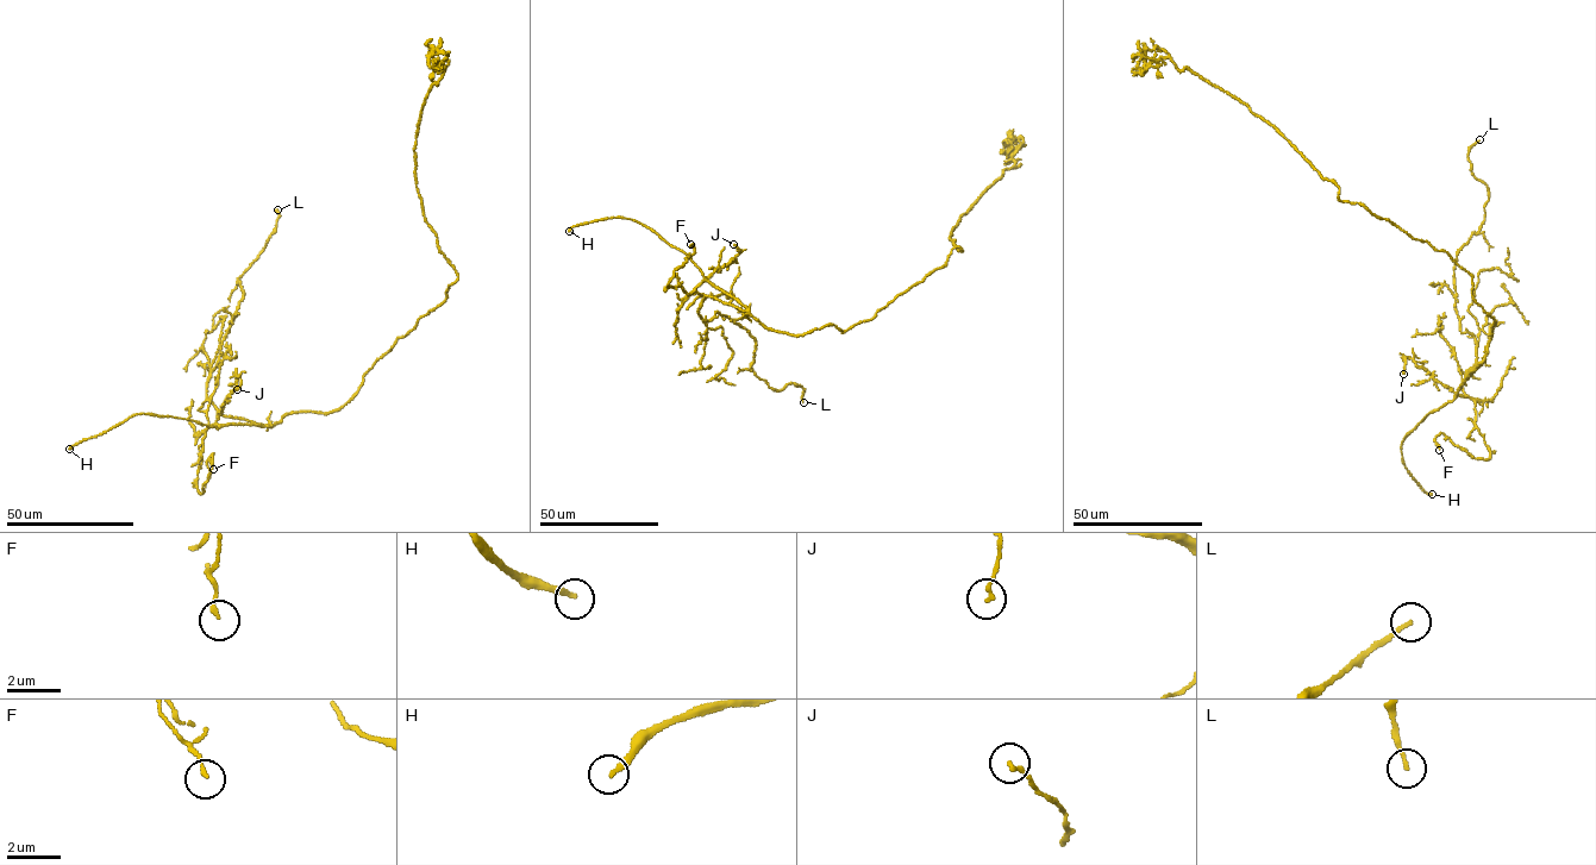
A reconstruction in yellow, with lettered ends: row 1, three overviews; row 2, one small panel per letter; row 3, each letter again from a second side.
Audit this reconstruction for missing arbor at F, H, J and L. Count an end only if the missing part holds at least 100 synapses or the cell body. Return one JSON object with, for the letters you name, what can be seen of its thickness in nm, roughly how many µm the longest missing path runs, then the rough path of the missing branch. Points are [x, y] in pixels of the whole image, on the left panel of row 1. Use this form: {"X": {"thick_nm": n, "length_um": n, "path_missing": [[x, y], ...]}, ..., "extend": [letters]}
{"H": {"thick_nm": 220, "length_um": 25, "path_missing": [[69, 449], [48, 464], [26, 472]]}, "extend": ["H"]}

